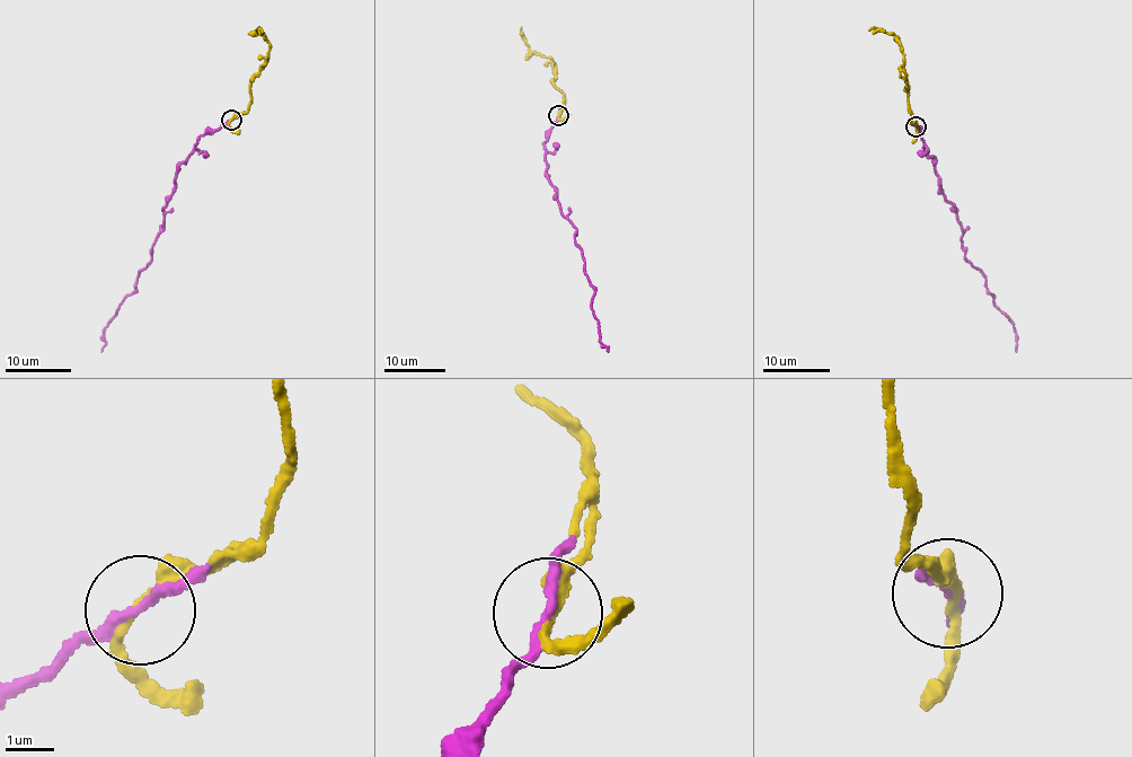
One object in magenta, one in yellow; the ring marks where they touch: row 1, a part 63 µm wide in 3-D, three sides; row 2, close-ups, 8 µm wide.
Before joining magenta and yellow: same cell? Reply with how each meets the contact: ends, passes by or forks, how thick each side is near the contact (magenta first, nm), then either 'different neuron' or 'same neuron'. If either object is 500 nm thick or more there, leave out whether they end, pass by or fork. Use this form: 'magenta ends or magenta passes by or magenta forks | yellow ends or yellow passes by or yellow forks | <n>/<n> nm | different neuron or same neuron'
magenta passes by | yellow passes by | 200/190 nm | same neuron

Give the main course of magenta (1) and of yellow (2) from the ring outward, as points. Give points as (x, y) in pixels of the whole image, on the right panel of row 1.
1: (917, 126), (940, 193), (962, 229), (964, 257), (982, 272), (995, 306), (1014, 324), (1016, 351)
2: (917, 126), (910, 121), (904, 56), (894, 35), (873, 27), (868, 31)

